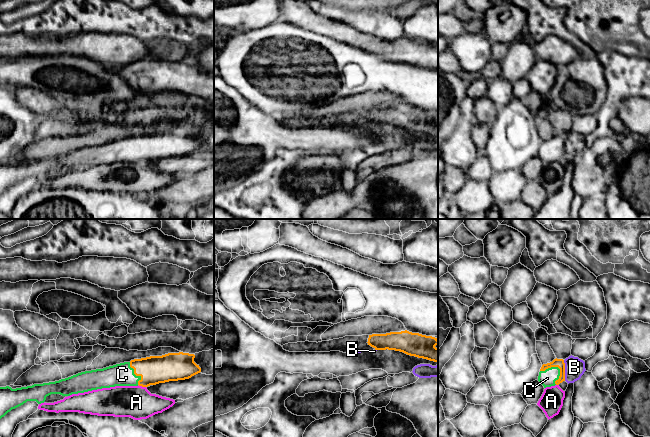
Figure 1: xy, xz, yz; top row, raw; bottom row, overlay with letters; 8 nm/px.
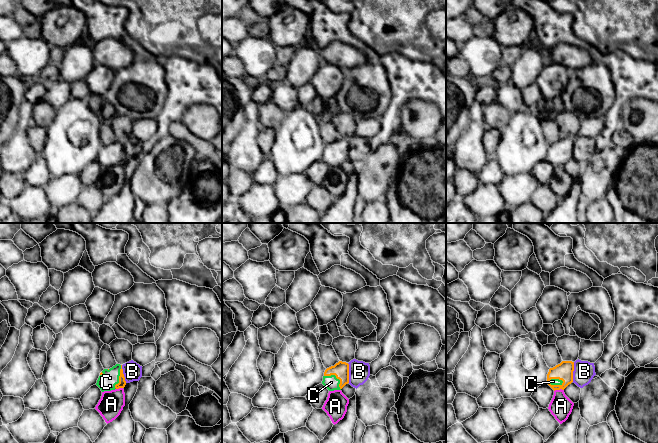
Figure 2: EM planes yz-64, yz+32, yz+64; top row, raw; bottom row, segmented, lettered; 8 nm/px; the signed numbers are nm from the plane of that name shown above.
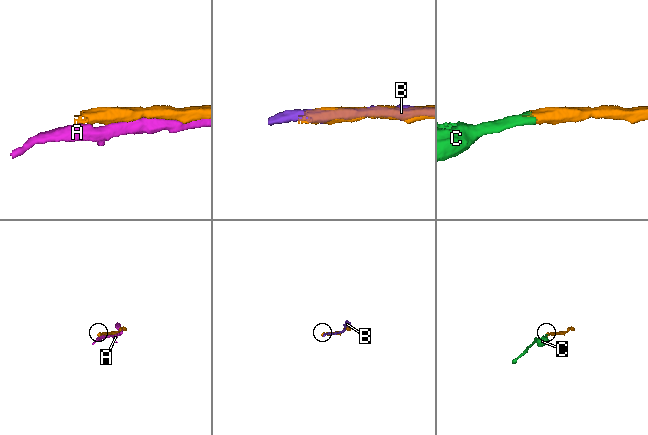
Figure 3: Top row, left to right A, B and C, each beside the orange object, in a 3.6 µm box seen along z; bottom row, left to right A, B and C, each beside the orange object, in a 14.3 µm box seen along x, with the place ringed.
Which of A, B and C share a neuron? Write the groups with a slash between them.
A / B / C

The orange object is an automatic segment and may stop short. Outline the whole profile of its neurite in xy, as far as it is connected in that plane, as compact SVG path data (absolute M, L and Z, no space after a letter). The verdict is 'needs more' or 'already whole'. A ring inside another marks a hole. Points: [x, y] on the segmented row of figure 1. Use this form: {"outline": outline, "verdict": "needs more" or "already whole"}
{"outline": "M168 353L81 372L55 382L16 389L9 386L0 387L0 419L27 401L44 403L46 397L51 394L70 396L115 386L148 387L169 381L189 379L201 372L194 358L195 355L189 353Z", "verdict": "needs more"}

